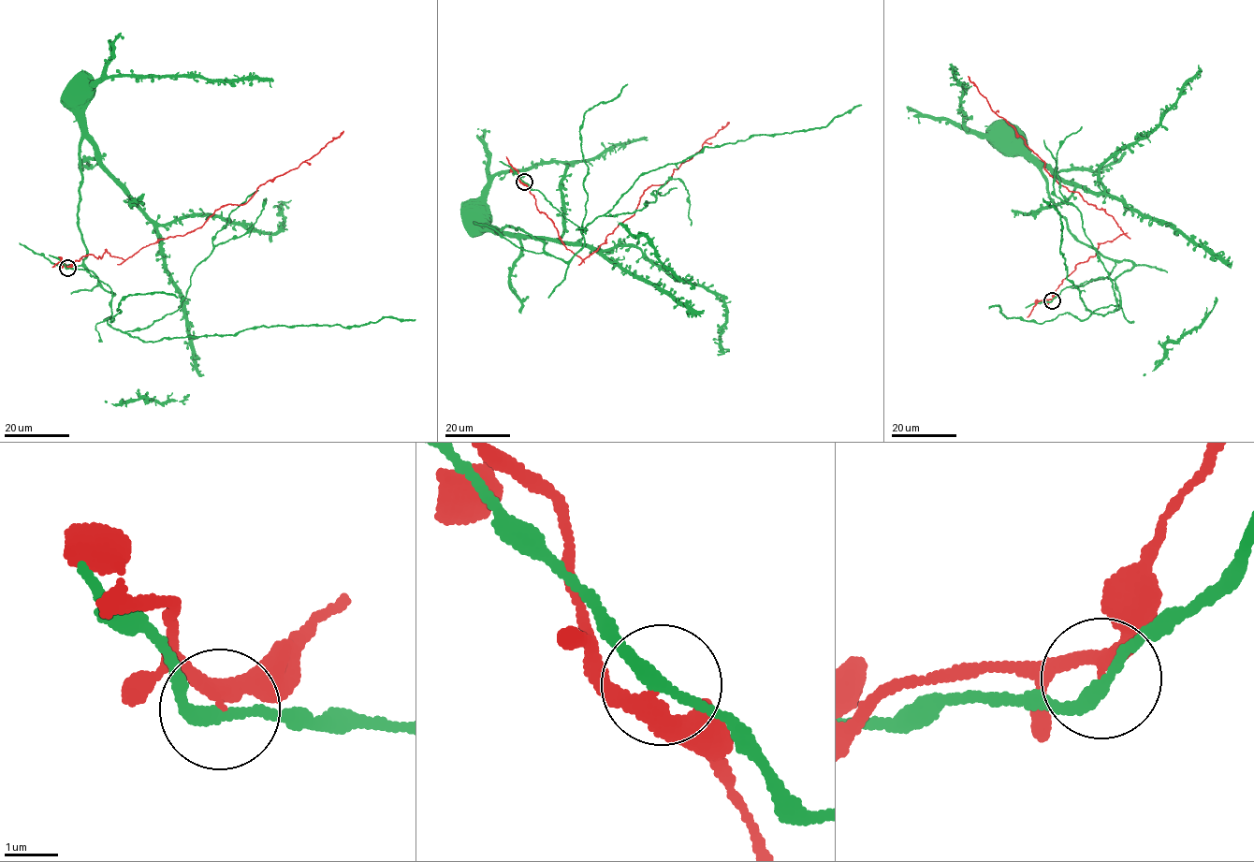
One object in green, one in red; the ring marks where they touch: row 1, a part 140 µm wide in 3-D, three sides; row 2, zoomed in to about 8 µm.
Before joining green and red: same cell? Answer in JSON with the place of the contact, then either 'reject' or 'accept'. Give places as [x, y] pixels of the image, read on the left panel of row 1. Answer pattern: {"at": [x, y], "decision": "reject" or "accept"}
{"at": [67, 268], "decision": "reject"}

